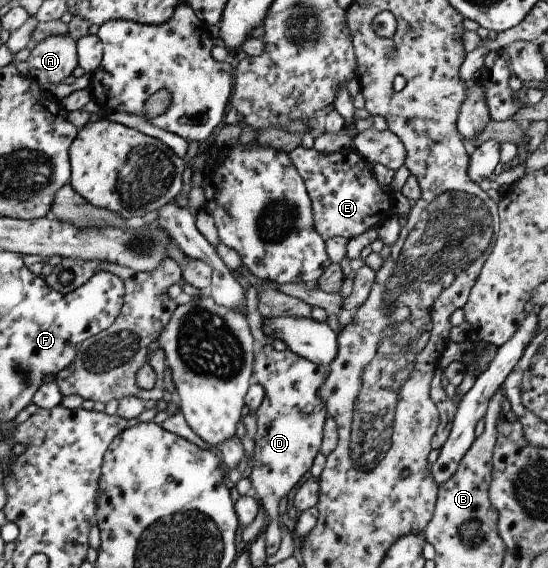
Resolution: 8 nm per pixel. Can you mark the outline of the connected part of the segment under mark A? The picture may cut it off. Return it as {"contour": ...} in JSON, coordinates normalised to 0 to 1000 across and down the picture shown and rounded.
{"contour":[[[124,62],[86,65],[55,88],[47,102],[51,134],[71,150],[84,146],[111,146],[130,132],[142,114],[139,107],[139,72]]]}

